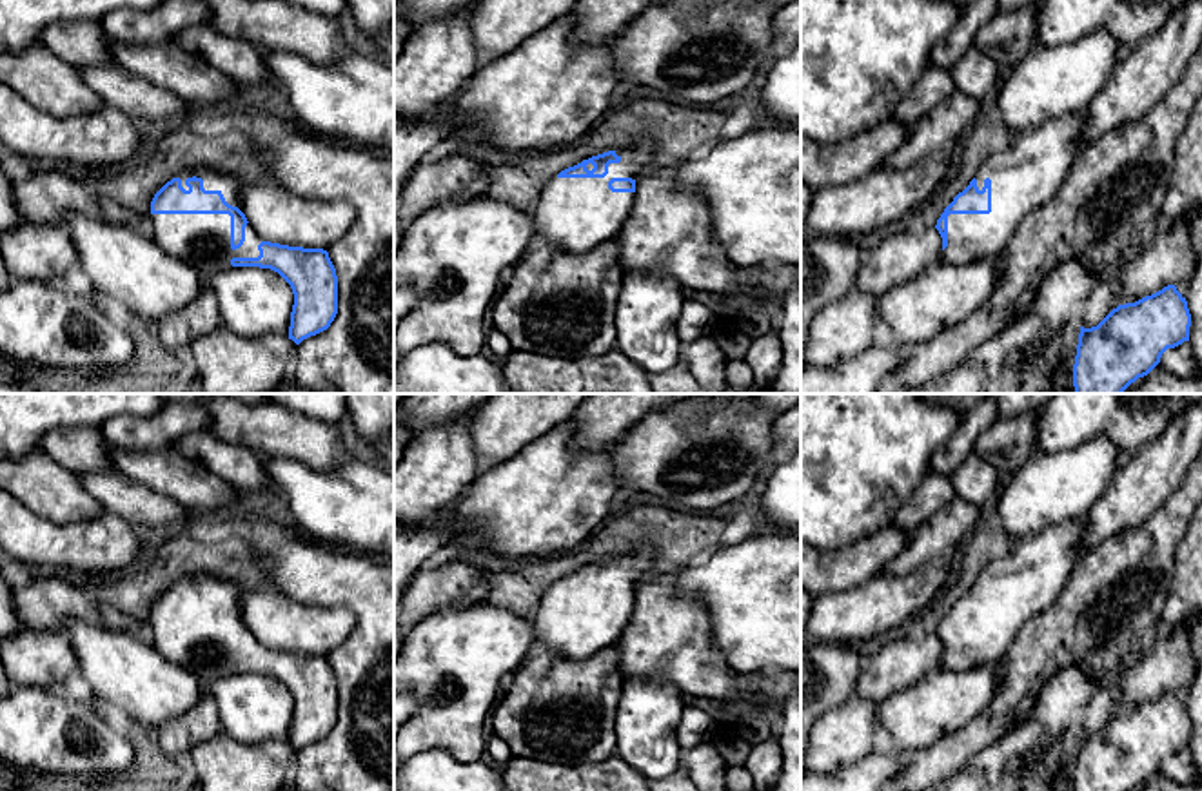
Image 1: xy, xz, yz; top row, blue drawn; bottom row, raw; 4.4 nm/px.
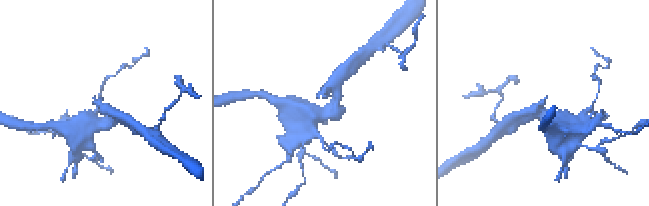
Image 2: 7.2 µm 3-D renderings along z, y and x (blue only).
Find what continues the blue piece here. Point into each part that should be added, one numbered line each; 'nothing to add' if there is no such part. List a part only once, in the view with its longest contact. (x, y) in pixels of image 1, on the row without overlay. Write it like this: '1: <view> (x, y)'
1: xy (200, 646)

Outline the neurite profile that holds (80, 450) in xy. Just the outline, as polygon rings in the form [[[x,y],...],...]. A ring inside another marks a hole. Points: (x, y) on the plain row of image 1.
[[[96,428],[53,430],[40,441],[40,450],[76,474],[116,472],[107,454],[107,441]]]

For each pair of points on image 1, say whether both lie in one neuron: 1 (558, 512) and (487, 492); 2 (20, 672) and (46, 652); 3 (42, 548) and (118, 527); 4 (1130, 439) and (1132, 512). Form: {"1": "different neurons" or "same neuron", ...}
{"1": "same neuron", "2": "same neuron", "3": "same neuron", "4": "different neurons"}

